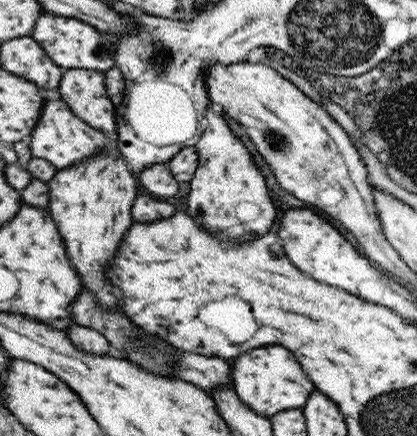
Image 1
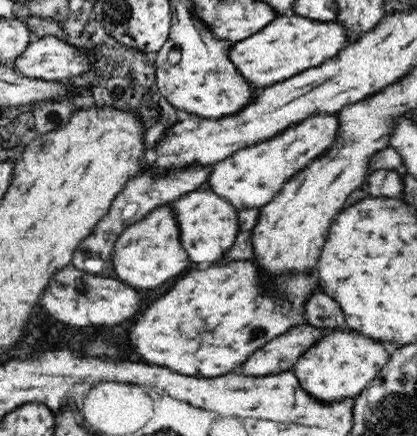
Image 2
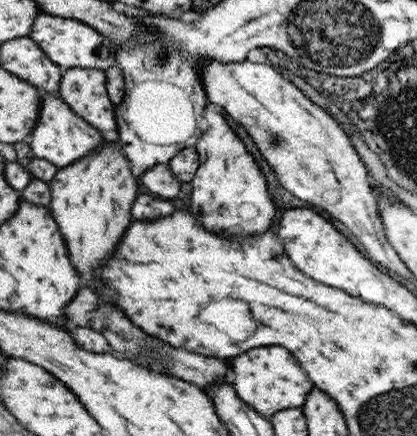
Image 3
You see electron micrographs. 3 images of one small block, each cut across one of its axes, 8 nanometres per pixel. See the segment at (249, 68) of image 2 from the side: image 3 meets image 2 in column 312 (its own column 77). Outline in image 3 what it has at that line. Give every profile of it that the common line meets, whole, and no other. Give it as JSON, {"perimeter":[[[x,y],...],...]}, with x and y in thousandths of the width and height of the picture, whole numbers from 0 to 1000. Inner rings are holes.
{"perimeter":[[[94,28],[94,37],[84,41],[79,69],[70,73],[70,87],[84,92],[84,101],[94,101],[94,110],[137,147],[146,151],[146,161],[165,161],[165,156],[233,156],[233,161],[257,161],[266,151],[276,151],[276,101],[266,92],[257,92],[247,78],[237,78],[228,64],[218,64],[213,55],[199,55],[194,46],[175,46],[175,41],[146,41],[146,37],[122,37],[122,32],[103,32]]]}

